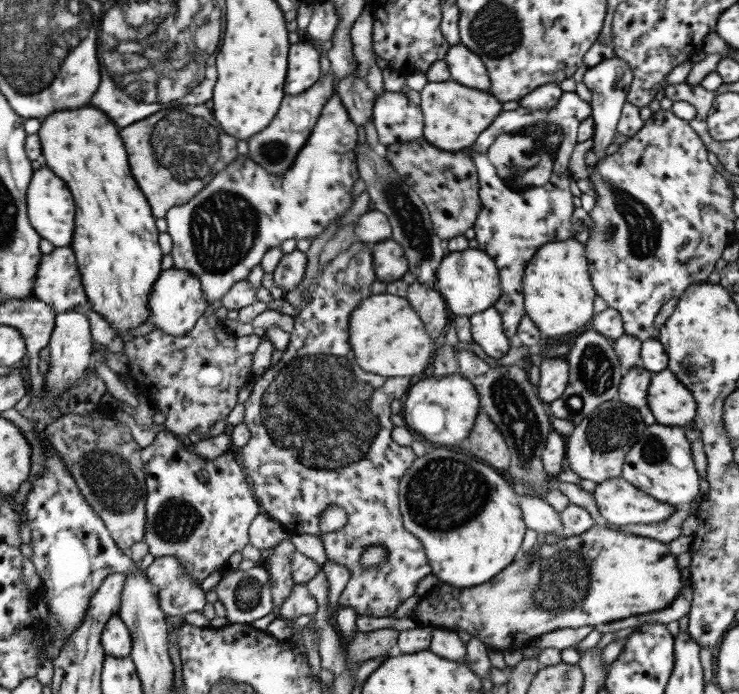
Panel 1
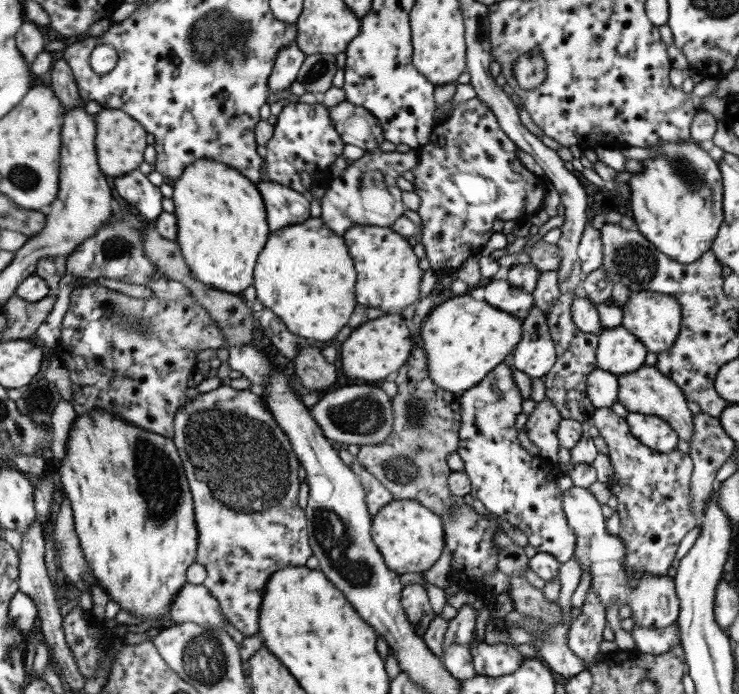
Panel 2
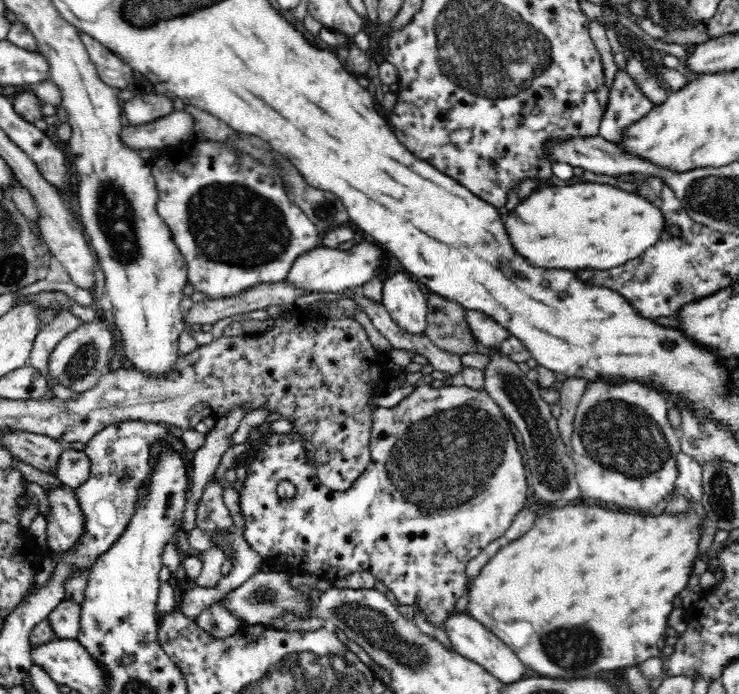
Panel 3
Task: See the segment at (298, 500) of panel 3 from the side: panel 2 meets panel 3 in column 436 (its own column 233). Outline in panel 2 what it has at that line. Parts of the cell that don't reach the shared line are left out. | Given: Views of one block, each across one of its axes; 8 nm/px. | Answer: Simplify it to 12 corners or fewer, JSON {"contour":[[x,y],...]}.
{"contour":[[221,385],[173,437],[202,586],[243,637],[312,555],[266,402]]}

